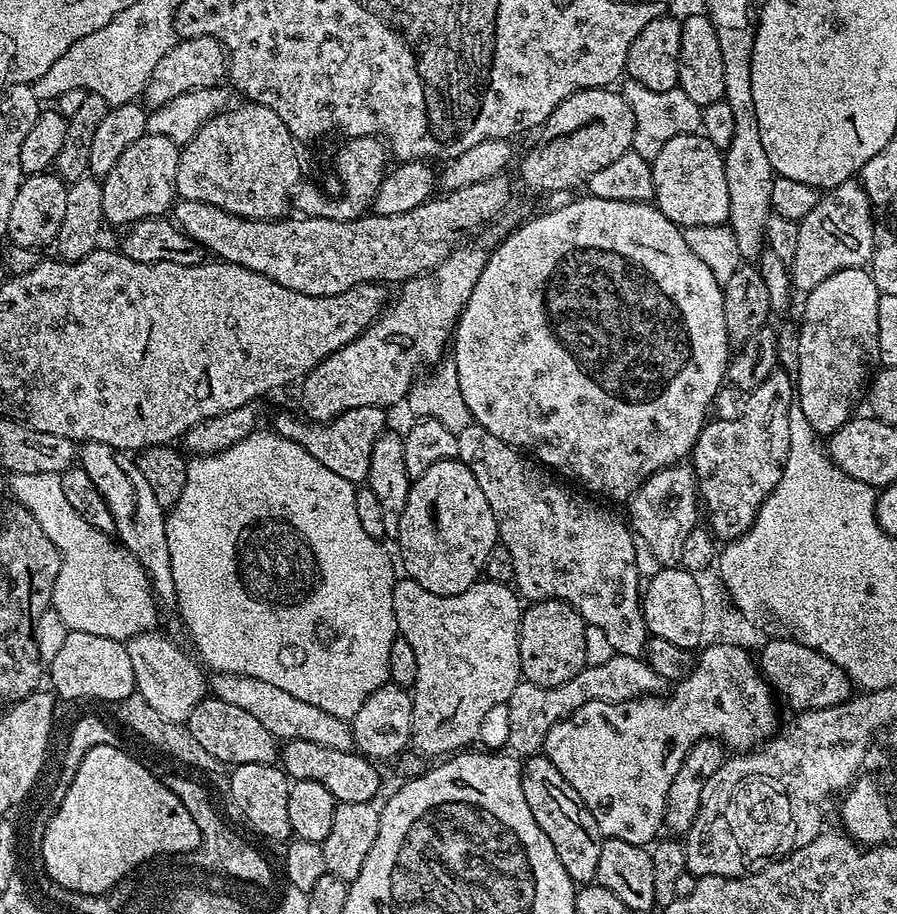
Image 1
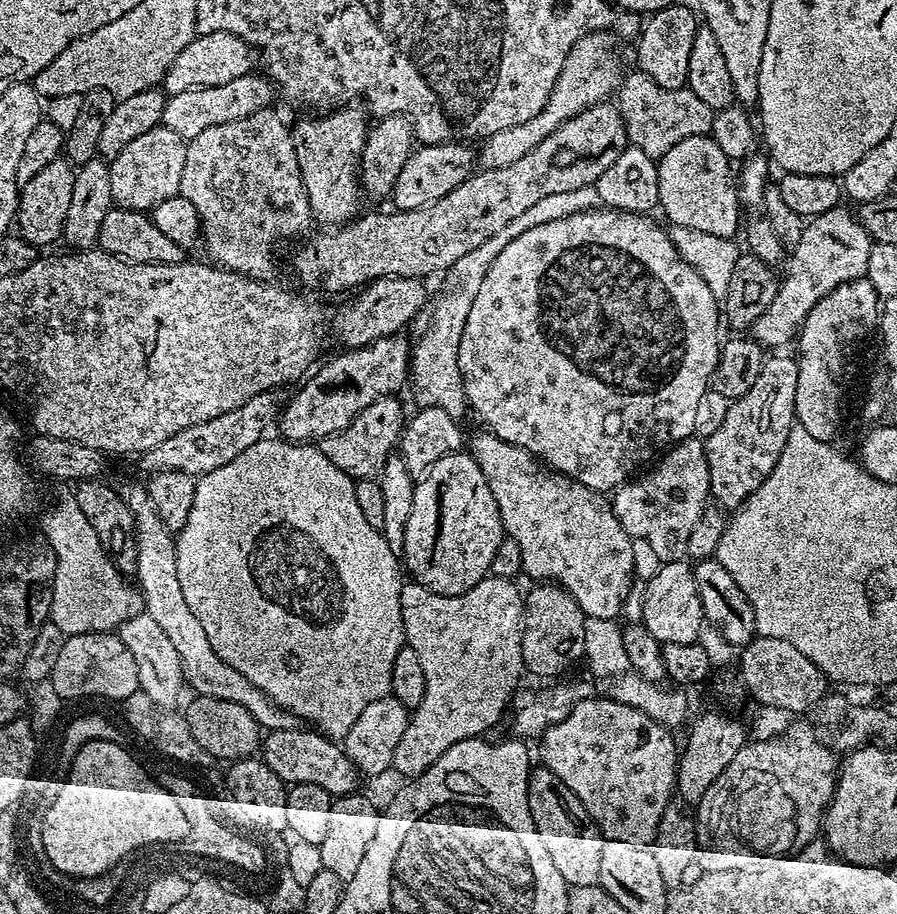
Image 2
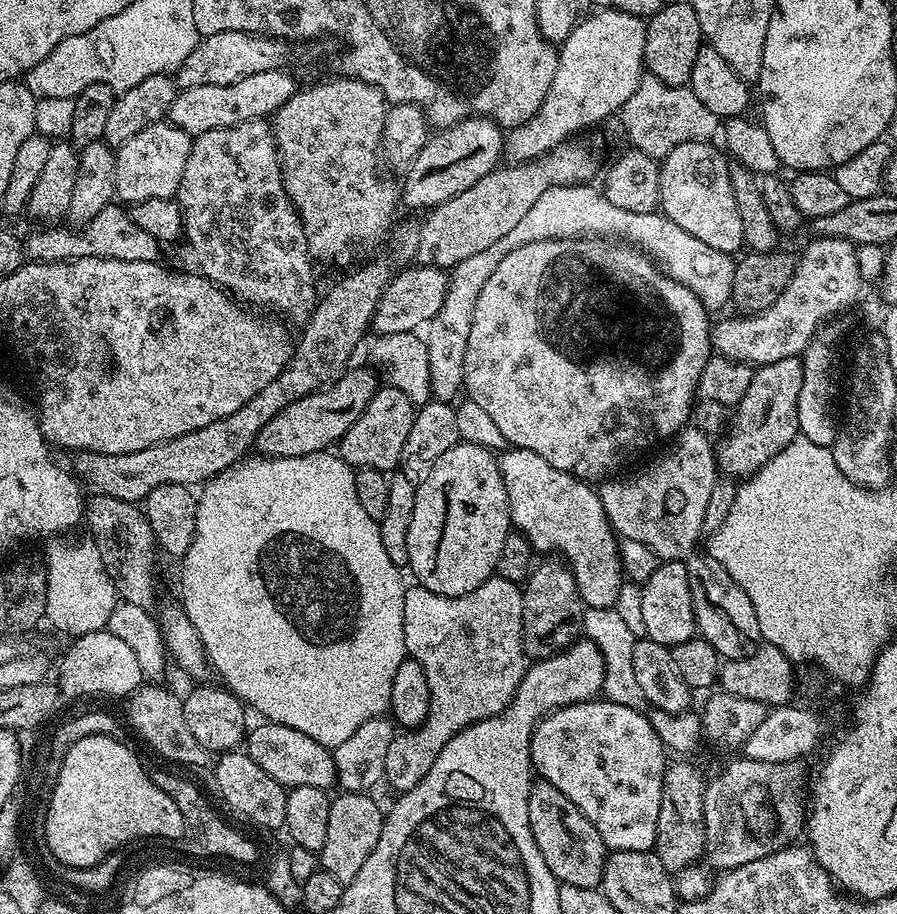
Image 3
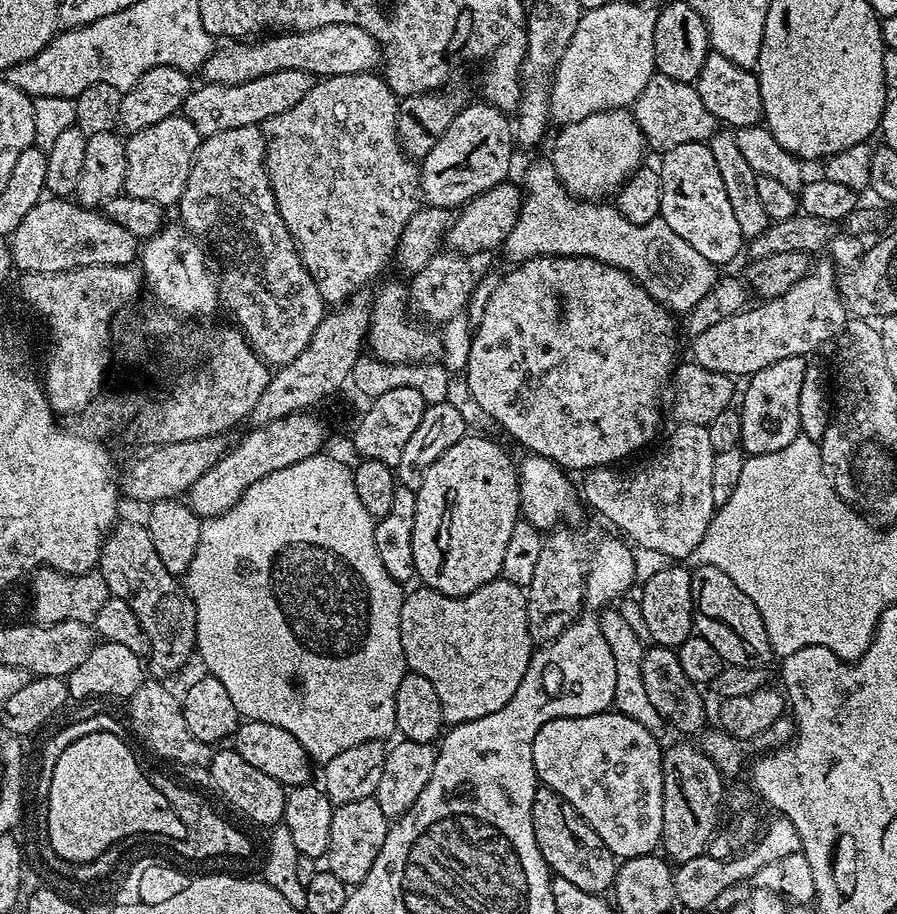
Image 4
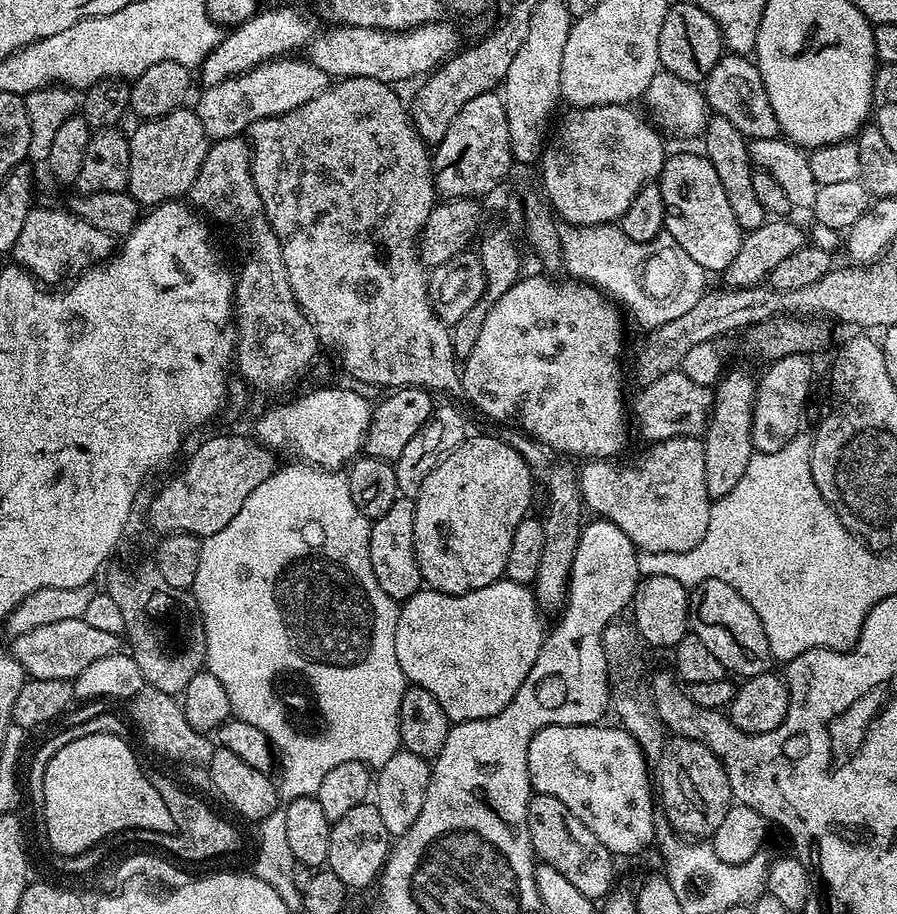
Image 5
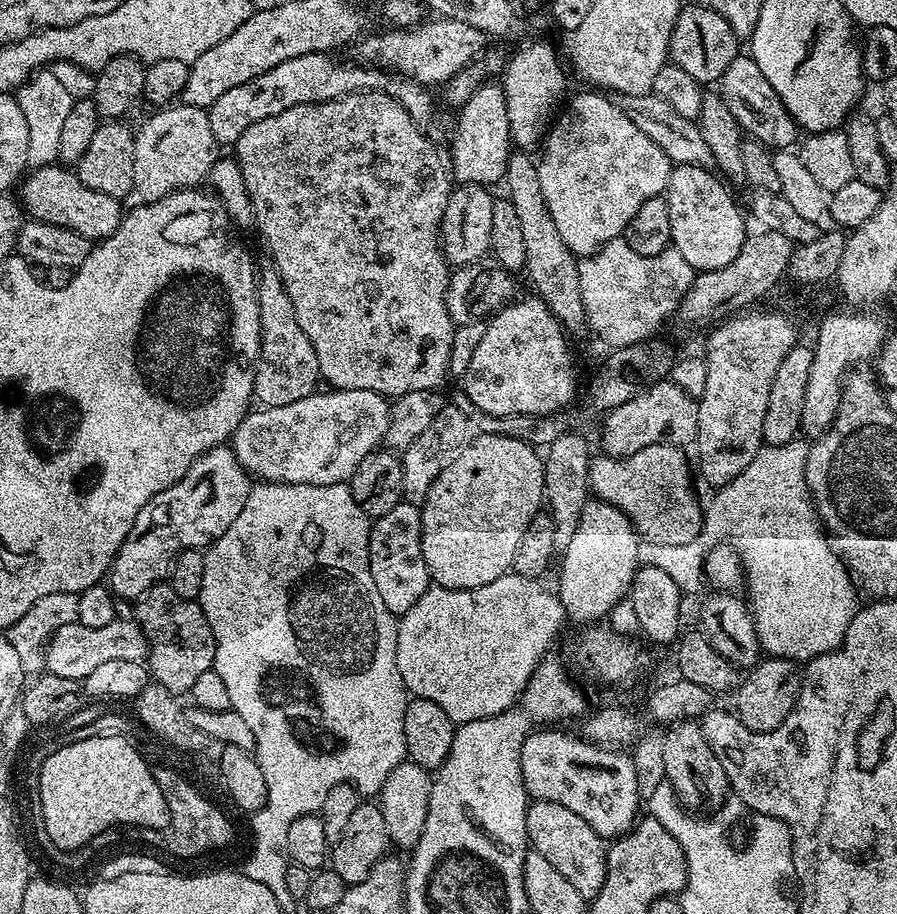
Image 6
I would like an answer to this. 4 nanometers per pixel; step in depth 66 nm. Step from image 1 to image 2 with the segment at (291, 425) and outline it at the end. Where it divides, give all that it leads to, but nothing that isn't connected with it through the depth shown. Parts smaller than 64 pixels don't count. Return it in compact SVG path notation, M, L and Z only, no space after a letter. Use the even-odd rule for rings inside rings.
M390 395L370 402L366 410L362 410L352 419L350 426L319 441L318 447L322 454L330 462L334 462L338 470L342 470L355 481L379 477L386 458L393 455L394 449L399 445L400 431L403 430L406 419L406 411L404 412L403 406L396 399L395 395Z

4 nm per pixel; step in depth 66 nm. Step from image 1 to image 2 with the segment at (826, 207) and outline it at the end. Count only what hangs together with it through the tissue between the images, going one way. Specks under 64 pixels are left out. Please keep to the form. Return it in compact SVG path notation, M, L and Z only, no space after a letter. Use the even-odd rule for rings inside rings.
M844 206L831 208L826 210L826 214L818 214L811 217L804 225L802 238L798 238L798 242L791 248L790 255L783 265L780 288L774 294L774 302L770 302L770 306L766 306L766 314L762 314L762 318L755 320L751 326L751 339L756 340L757 343L768 350L783 349L780 347L783 344L790 343L791 340L793 343L799 337L800 329L803 328L806 322L808 312L814 310L814 306L818 302L822 302L822 298L826 298L826 294L830 294L838 286L842 286L846 282L859 280L865 275L867 258L870 256L873 243L874 241L868 235L867 230L860 225L859 219L853 213L851 216L844 209Z

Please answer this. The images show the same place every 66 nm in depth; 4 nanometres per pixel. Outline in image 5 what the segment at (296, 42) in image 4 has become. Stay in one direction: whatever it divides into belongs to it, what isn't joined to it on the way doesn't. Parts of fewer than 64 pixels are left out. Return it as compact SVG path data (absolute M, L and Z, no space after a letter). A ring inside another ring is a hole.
M442 18L402 32L385 32L357 24L332 26L329 32L321 31L307 45L306 59L330 78L374 78L383 84L396 86L399 80L427 77L445 60L456 55L461 47L460 32L454 25L447 24L446 20Z

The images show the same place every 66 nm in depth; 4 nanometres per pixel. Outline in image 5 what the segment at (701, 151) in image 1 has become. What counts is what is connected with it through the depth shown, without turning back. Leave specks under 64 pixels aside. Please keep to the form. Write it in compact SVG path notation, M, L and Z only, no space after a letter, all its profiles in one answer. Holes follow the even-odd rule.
M676 152L667 157L660 171L658 183L662 190L662 202L664 203L664 232L674 238L674 242L678 242L678 246L682 246L682 250L686 250L686 254L690 254L690 258L694 258L694 262L698 262L698 266L702 266L709 273L723 273L724 269L730 266L730 262L734 262L734 254L738 254L738 246L742 239L742 231L738 224L738 219L734 218L734 213L730 210L729 199L726 198L726 193L722 190L721 179L718 178L718 172L714 170L709 160L704 154L696 152Z

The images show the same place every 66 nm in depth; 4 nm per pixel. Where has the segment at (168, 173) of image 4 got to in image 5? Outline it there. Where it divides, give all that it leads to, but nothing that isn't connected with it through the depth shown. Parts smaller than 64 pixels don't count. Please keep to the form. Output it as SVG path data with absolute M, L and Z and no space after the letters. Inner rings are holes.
M185 106L137 125L128 136L130 146L130 170L126 189L128 195L135 198L137 204L141 206L166 204L183 197L198 178L198 170L206 158L210 143L195 111Z

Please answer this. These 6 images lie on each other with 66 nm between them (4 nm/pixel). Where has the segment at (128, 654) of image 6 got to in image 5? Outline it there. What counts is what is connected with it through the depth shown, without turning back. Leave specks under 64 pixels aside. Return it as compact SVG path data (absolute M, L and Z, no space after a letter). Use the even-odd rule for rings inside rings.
M66 618L62 622L50 622L50 626L38 626L21 636L13 636L10 640L10 651L13 658L24 667L31 679L75 680L90 662L98 662L98 658L106 658L106 654L121 651L120 636L110 634L106 630L98 630L90 626L82 618Z

